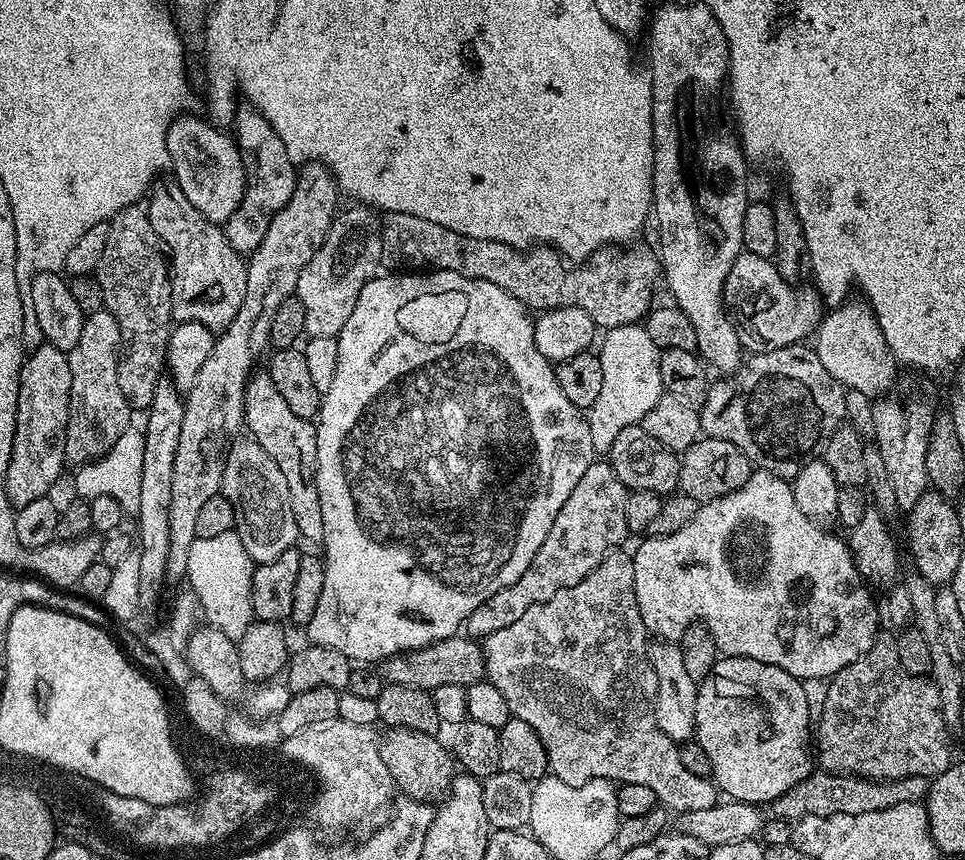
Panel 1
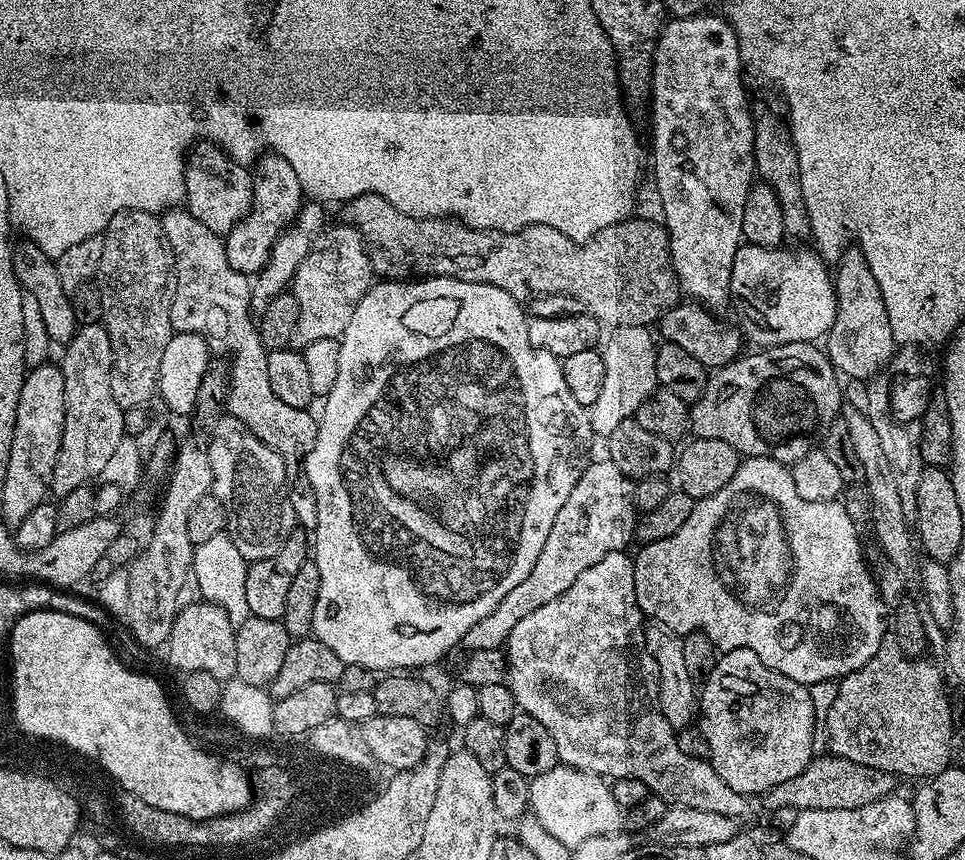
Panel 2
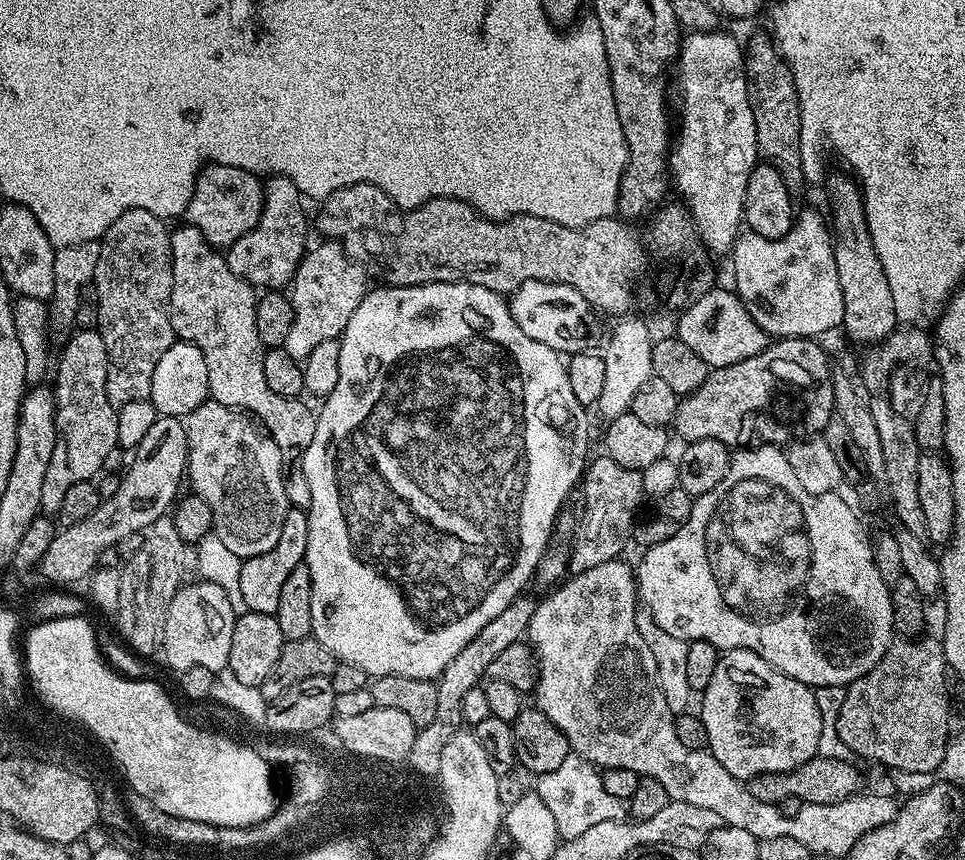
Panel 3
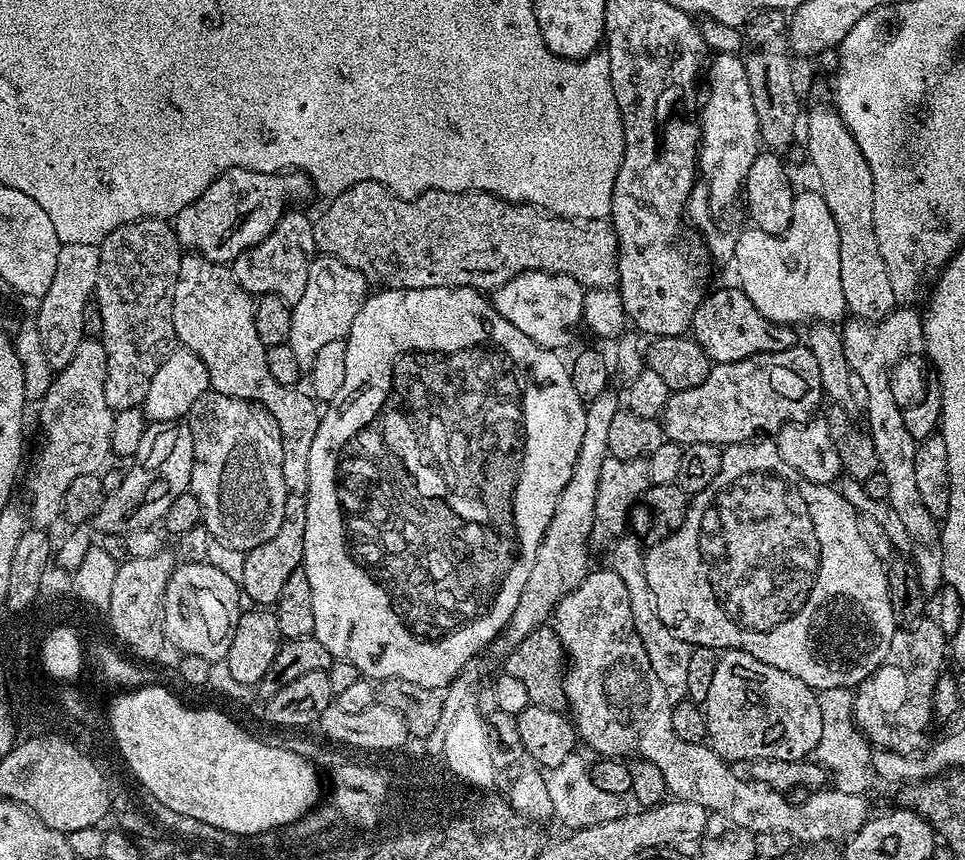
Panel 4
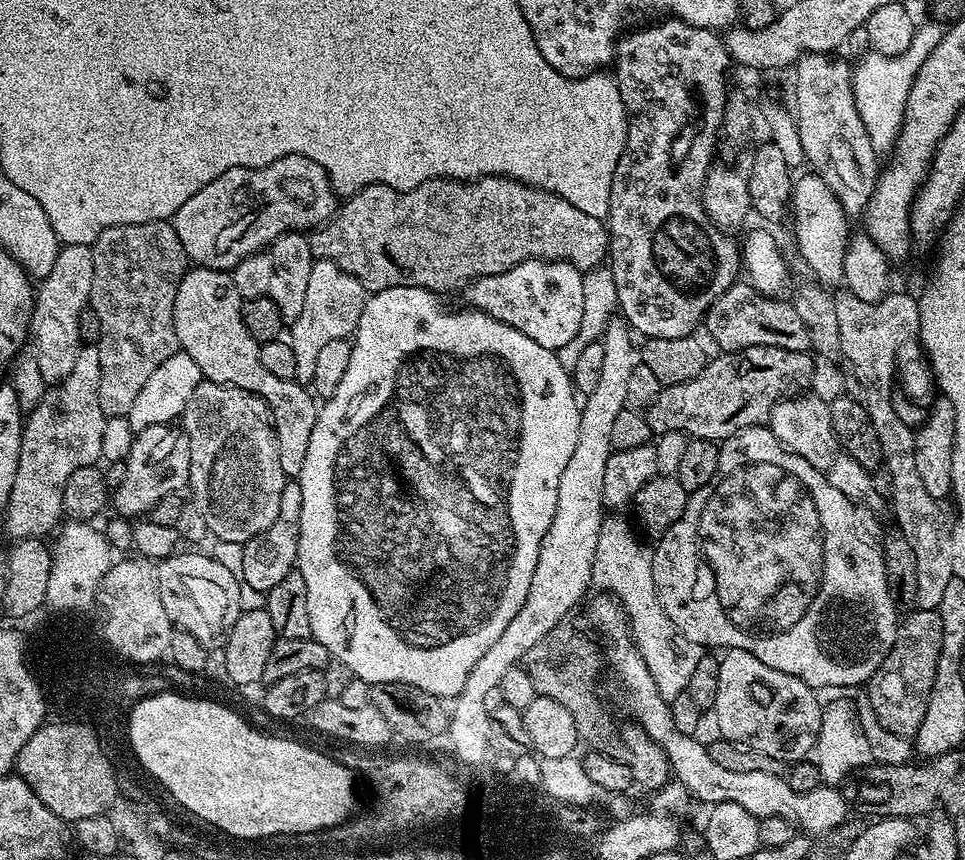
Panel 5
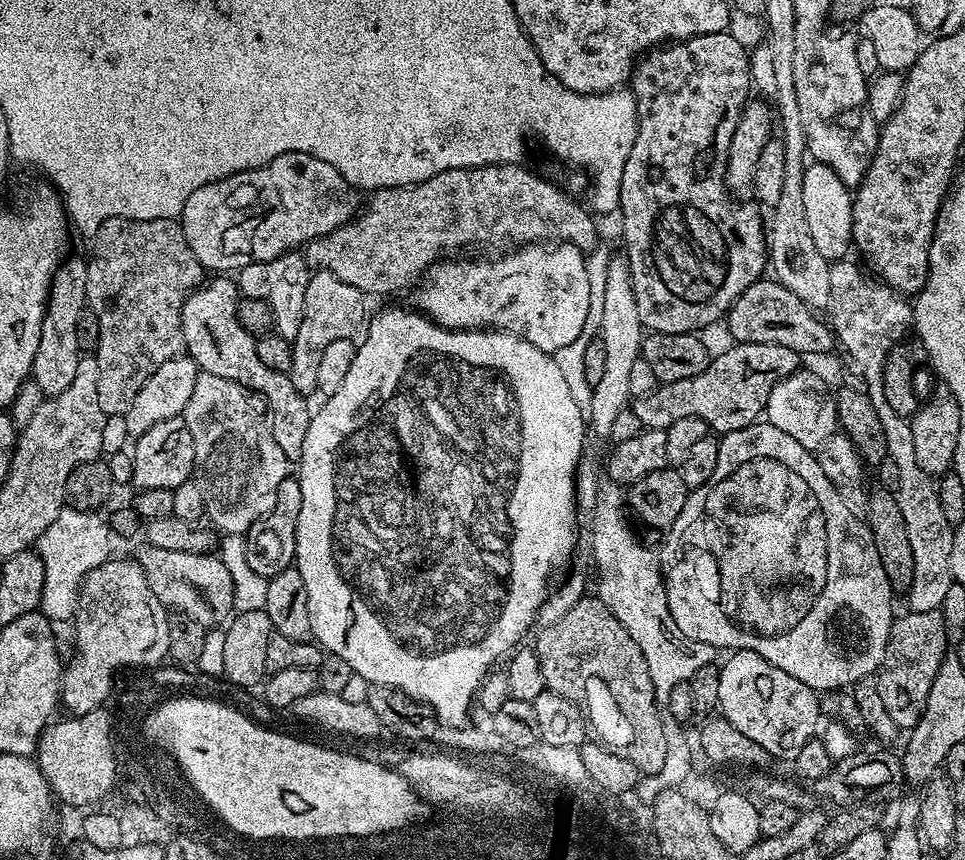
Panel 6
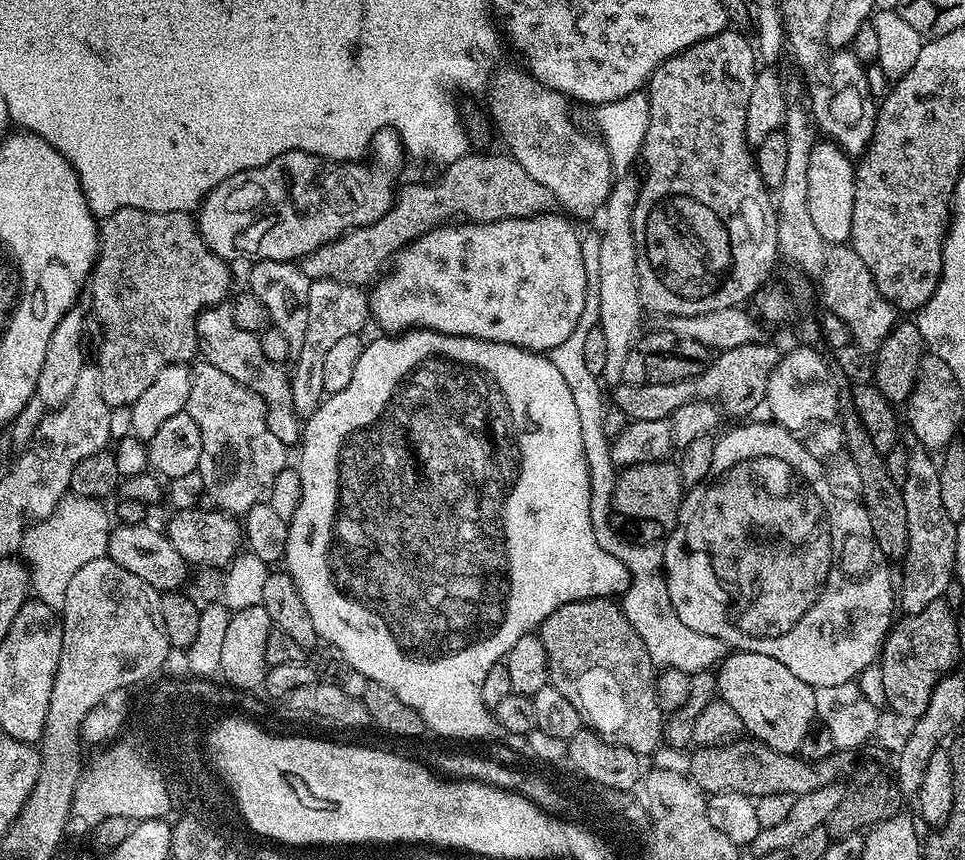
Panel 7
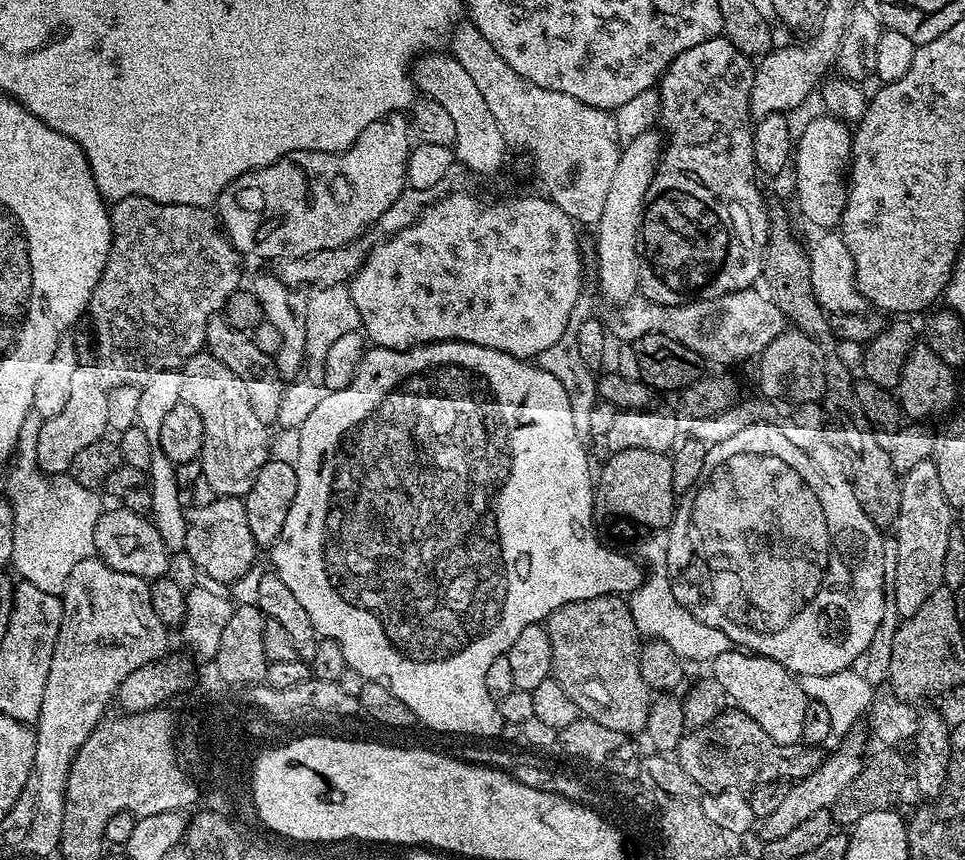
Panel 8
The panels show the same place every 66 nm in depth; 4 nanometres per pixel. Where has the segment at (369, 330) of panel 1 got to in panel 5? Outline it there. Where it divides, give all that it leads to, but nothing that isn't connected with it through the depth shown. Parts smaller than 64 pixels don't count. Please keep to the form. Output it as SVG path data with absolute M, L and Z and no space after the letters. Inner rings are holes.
M394 286L381 292L373 292L365 299L362 318L358 318L358 326L351 337L350 363L342 382L338 382L338 390L327 397L319 405L316 413L316 425L310 434L310 446L306 450L306 463L302 465L302 474L298 482L302 486L302 518L300 519L300 537L298 538L298 554L296 568L302 574L302 582L306 582L306 606L310 610L311 637L322 646L326 646L329 657L338 662L346 662L350 666L353 677L365 680L368 685L382 682L402 682L410 686L418 686L418 690L426 690L441 698L455 698L466 686L466 678L470 670L502 638L502 630L510 626L514 614L522 610L526 602L526 594L530 590L530 578L534 578L534 566L538 566L538 550L542 546L542 538L546 530L550 530L550 522L554 518L554 510L558 502L558 482L562 478L562 470L566 470L566 462L570 462L570 454L578 442L578 422L580 421L581 405L577 393L572 386L572 377L559 362L557 353L546 346L538 346L534 338L526 338L514 326L506 326L506 322L498 322L498 318L490 318L484 312L463 310L464 312L443 312L436 308L437 293L429 292L427 288L414 286Z

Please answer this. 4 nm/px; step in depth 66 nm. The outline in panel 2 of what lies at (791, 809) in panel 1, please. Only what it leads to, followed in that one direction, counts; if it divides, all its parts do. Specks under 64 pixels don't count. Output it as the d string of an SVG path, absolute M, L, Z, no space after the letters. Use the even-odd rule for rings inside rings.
M823 755L813 758L798 778L789 778L763 793L765 809L769 813L782 806L801 810L854 810L858 806L870 806L870 802L878 802L897 791L897 777L890 772L850 762L841 756Z

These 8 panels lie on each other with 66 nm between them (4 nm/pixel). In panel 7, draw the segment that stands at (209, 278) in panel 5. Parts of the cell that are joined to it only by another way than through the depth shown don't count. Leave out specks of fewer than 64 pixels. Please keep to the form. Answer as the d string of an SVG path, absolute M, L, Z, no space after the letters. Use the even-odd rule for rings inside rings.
M231 303L215 304L212 308L204 309L196 317L196 343L199 355L205 361L212 363L234 378L235 382L264 399L266 422L269 423L270 432L280 442L287 446L299 445L302 439L302 420L294 406L289 373L281 365L270 362L266 354L262 354L257 333L242 330L242 326L234 322Z

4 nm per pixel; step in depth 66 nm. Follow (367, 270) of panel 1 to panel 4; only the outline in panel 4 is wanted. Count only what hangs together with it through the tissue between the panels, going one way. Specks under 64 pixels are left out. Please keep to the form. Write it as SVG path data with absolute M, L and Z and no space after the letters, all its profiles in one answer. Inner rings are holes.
M320 254L309 263L306 290L302 290L302 298L291 305L290 338L287 342L298 358L300 369L312 367L315 356L322 351L322 346L326 346L326 342L347 337L350 326L354 326L354 318L358 318L358 310L369 295L368 279L358 270L346 266L346 262Z

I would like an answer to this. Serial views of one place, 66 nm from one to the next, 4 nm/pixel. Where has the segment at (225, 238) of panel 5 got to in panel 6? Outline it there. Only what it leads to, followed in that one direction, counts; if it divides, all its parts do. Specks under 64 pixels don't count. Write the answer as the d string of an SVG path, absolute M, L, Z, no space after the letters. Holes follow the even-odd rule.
M287 152L266 166L230 174L194 190L194 194L186 198L178 223L186 238L186 246L190 246L194 258L198 258L205 270L212 274L232 274L251 264L303 249L314 238L322 238L322 234L338 230L338 226L348 223L356 215L362 204L360 196L361 193L346 182L346 178L342 178L330 162L322 162L322 158L305 152Z

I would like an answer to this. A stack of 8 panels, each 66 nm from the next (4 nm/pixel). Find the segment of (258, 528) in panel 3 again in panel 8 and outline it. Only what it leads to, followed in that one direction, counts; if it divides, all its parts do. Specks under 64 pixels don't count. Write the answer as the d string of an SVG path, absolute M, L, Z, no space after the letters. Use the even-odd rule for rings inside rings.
M208 351L192 355L180 373L183 377L180 401L193 406L203 422L205 438L198 457L203 481L215 495L246 496L254 476L272 456L267 423L250 403L239 378Z

